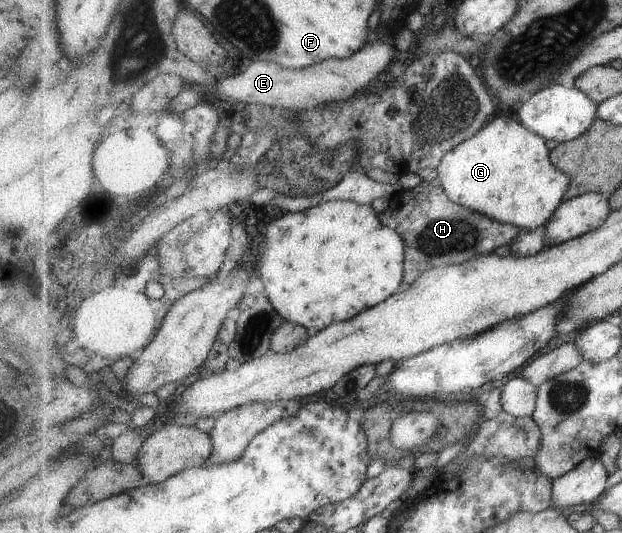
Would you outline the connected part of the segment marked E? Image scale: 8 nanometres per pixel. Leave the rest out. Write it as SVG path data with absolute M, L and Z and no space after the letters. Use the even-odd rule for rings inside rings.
M378 39L376 42L367 42L364 48L353 53L351 57L329 58L321 63L304 68L291 69L277 65L277 63L269 63L269 61L253 60L243 72L218 80L213 96L227 103L227 106L244 103L245 106L247 104L259 104L285 109L313 109L321 104L329 104L330 101L347 100L349 97L353 97L355 93L365 89L368 83L371 83L392 64L397 52L393 44L387 44L385 41Z

